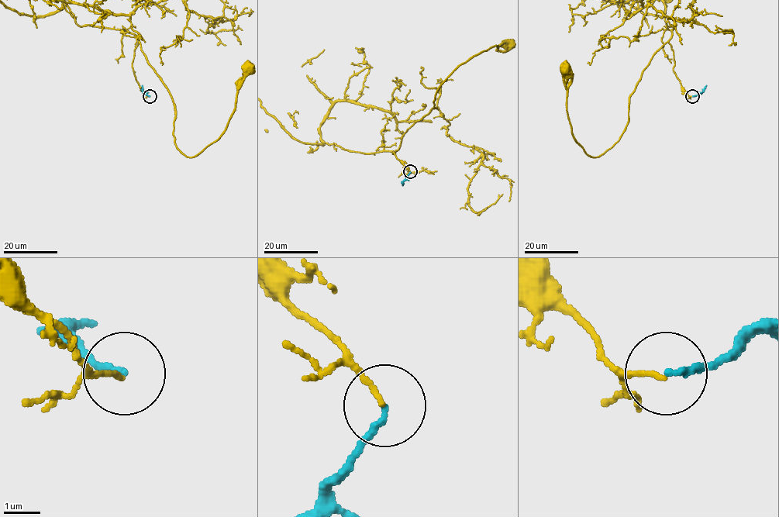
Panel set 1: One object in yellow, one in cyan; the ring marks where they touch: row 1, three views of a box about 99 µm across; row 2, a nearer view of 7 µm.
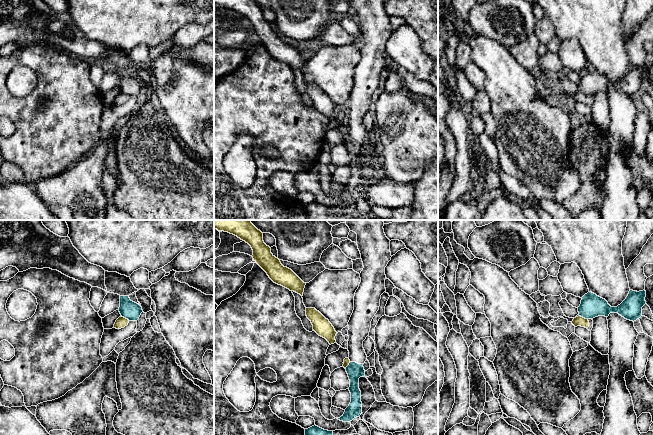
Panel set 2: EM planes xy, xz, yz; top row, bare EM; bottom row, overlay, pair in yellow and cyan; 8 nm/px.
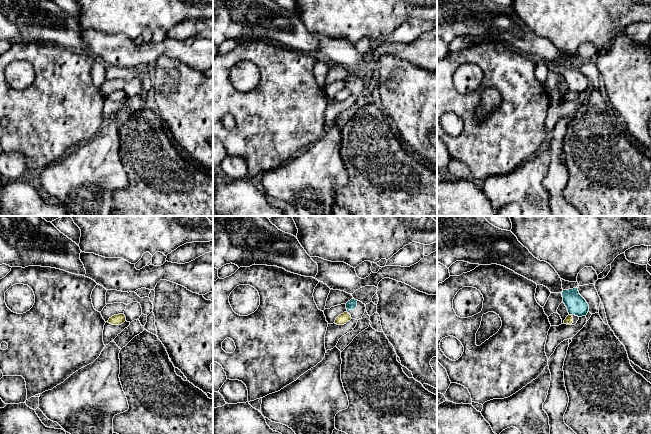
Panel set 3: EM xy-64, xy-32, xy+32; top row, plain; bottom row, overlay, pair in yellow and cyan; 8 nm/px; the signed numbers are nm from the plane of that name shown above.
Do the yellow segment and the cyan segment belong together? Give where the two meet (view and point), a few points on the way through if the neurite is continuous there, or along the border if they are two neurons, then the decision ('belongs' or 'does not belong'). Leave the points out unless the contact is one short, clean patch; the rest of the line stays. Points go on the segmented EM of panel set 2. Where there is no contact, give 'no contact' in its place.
yz (582, 317) | along yz (579, 315), (587, 319) | does not belong

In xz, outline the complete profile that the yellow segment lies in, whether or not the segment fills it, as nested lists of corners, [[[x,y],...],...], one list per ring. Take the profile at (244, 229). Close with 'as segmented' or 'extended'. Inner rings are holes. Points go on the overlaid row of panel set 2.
[[[214,220],[214,228],[233,234],[248,243],[253,250],[254,261],[274,283],[303,296],[306,283],[271,253],[271,248],[263,241],[263,233],[250,220]]] | as segmented

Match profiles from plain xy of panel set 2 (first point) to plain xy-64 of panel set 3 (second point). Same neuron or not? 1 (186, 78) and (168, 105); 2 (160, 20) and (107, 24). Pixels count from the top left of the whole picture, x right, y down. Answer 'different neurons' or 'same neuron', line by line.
1: same neuron
2: same neuron

